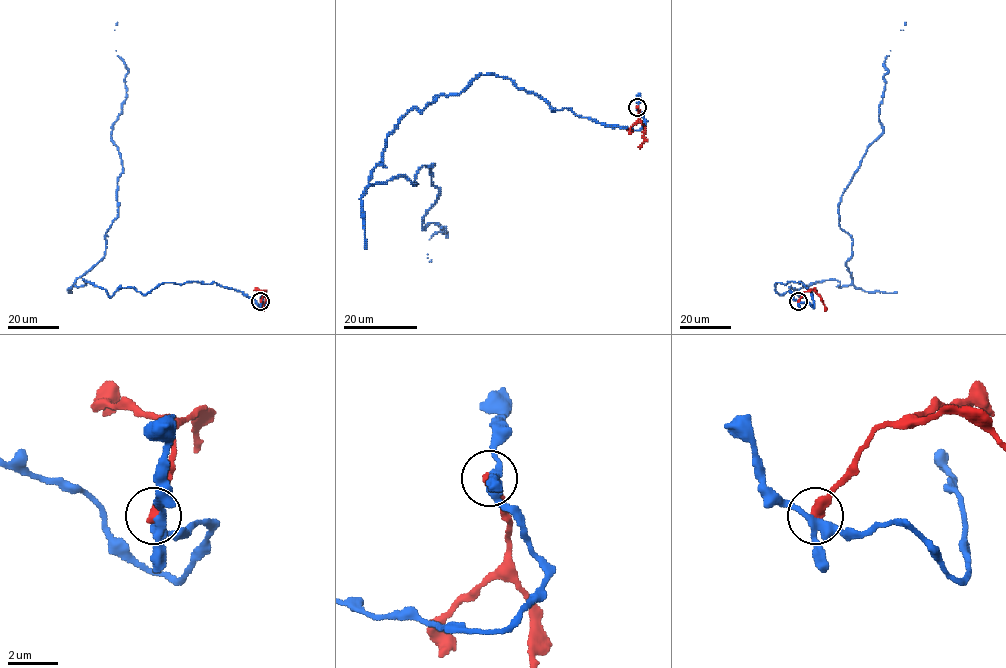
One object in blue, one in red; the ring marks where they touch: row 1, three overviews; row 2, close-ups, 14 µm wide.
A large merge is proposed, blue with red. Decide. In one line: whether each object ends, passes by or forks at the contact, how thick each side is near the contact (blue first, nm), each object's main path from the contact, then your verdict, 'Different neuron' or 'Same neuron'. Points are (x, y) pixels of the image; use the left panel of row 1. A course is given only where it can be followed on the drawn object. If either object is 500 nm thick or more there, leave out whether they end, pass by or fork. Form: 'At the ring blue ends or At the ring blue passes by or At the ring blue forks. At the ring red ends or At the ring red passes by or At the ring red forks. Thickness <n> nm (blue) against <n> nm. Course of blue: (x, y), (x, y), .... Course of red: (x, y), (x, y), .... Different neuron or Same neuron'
At the ring blue forks. At the ring red ends. Thickness 320 nm (blue) against 460 nm. Course of blue: (261, 301), (215, 283), (110, 296), (73, 284), (104, 254), (118, 216), (111, 126), (128, 70), (117, 22). Course of red: (260, 301), (265, 290), (263, 310). Different neuron

